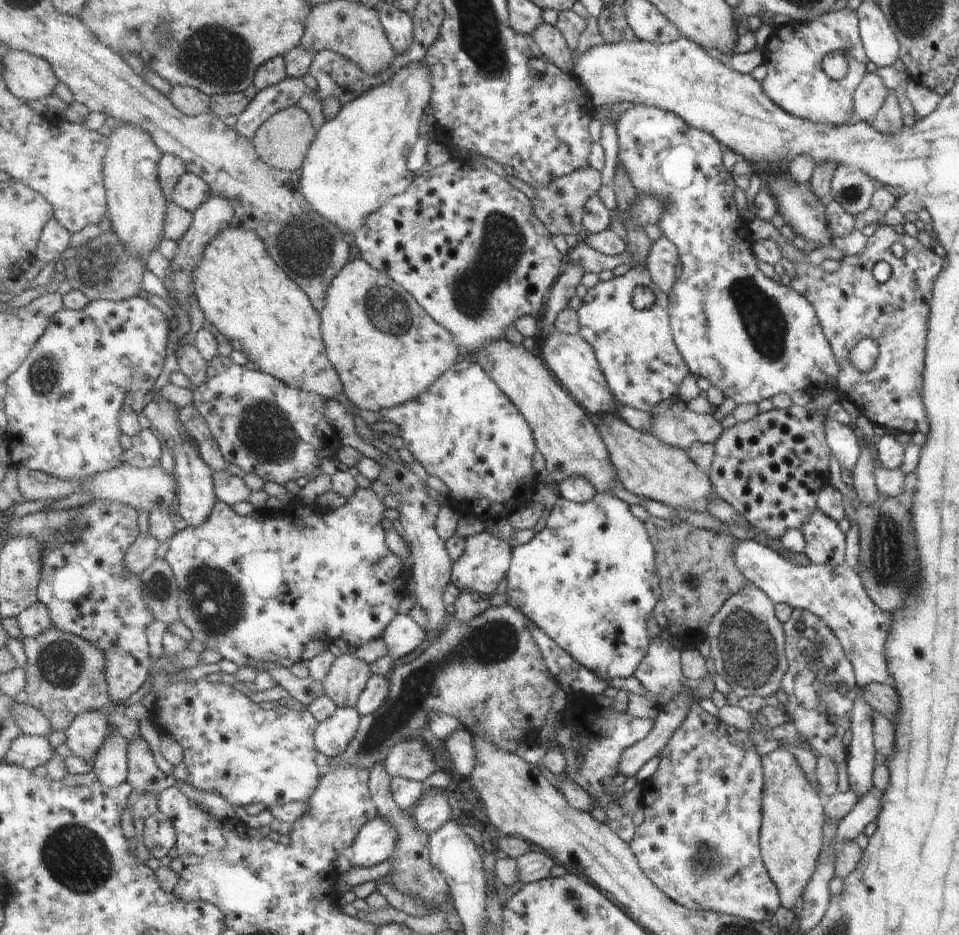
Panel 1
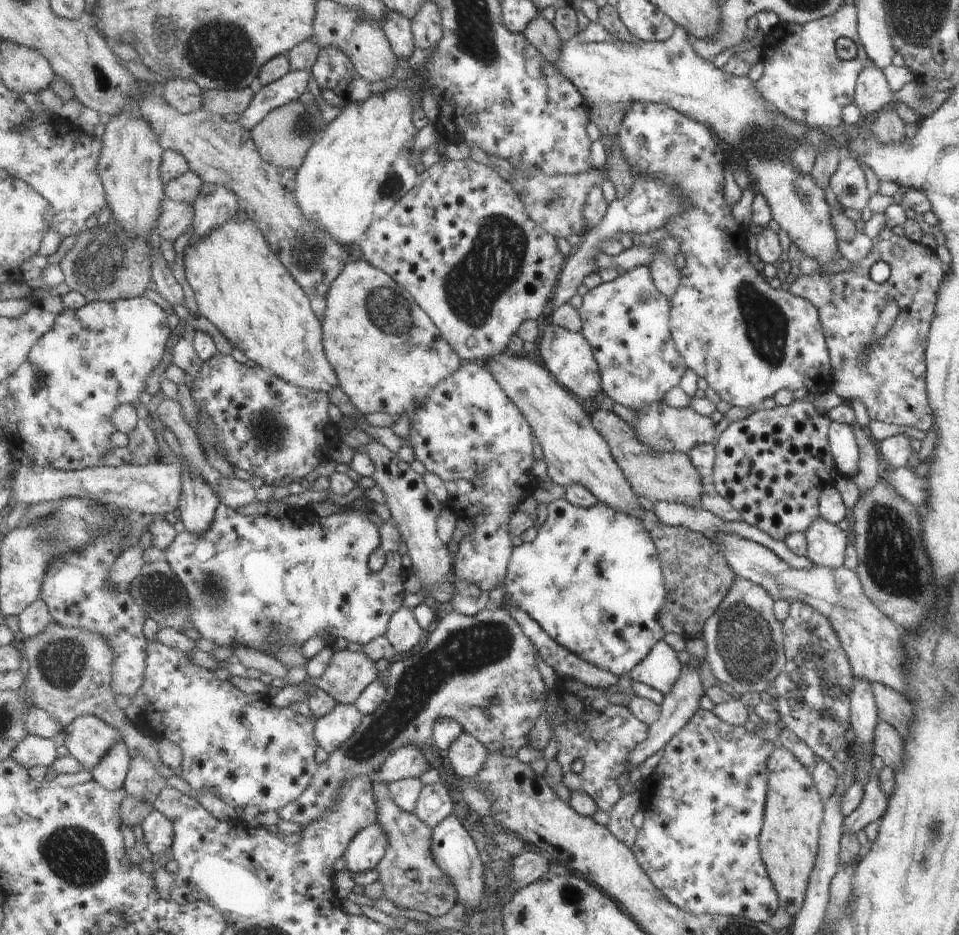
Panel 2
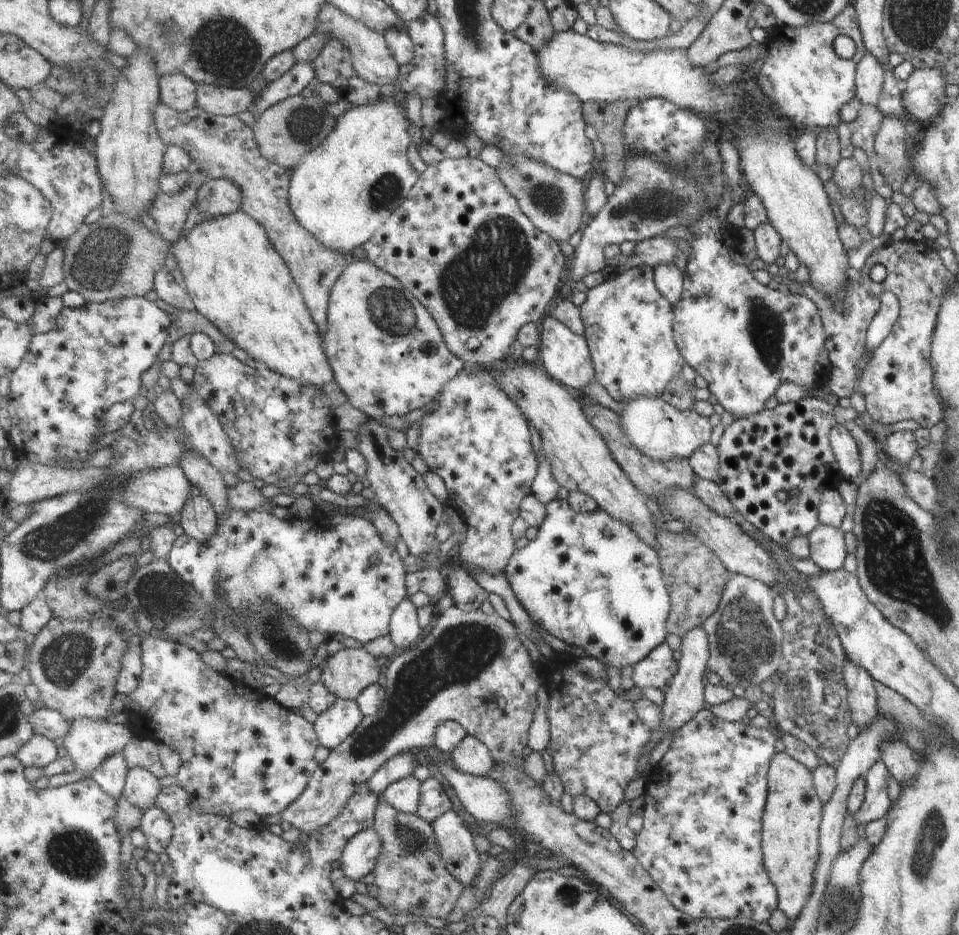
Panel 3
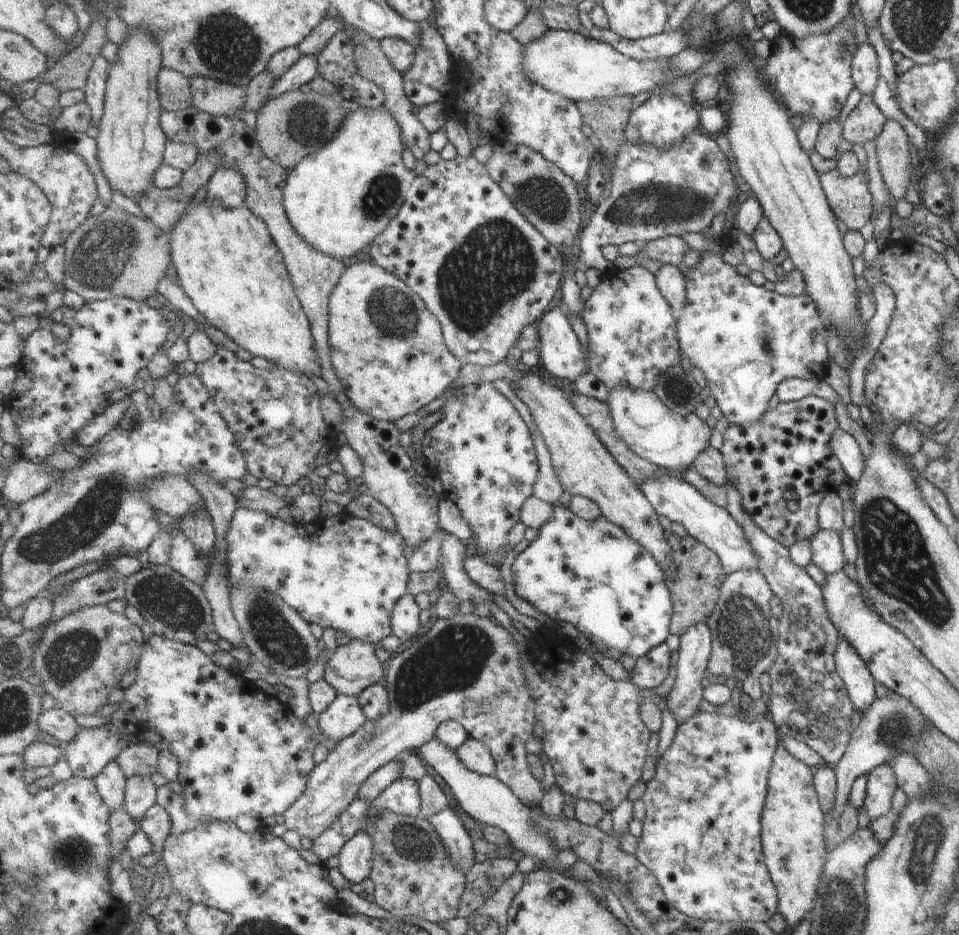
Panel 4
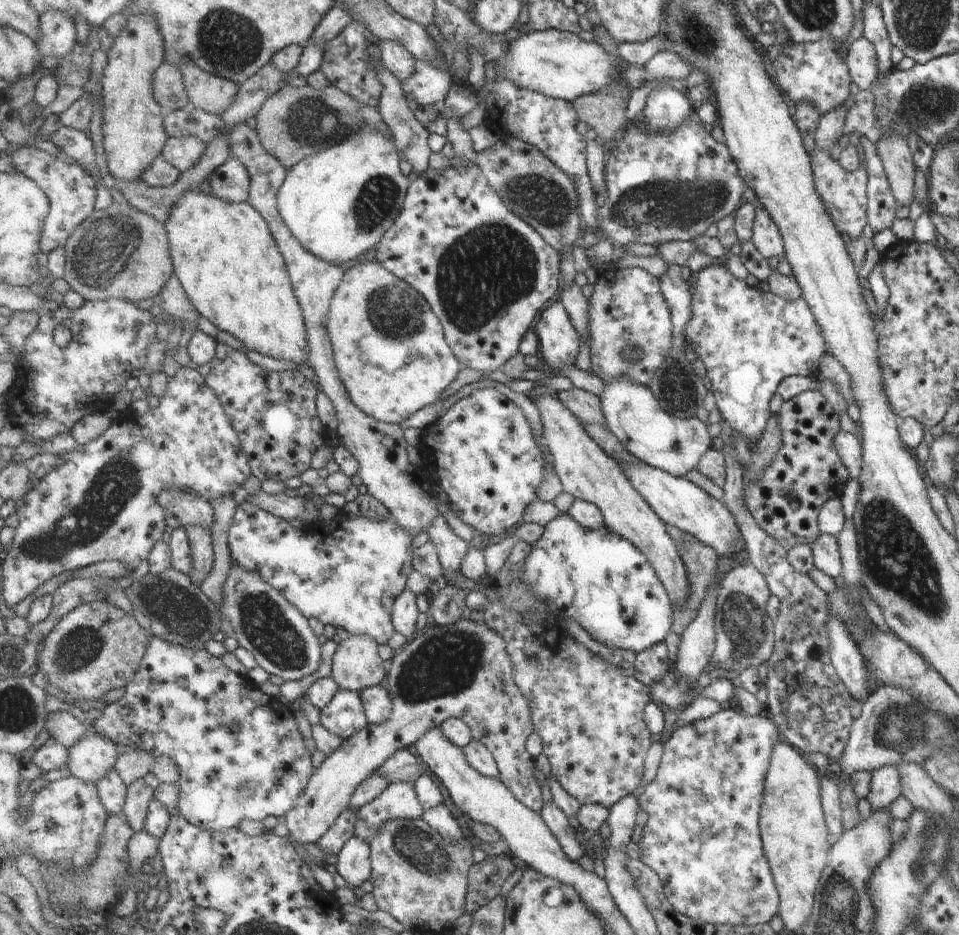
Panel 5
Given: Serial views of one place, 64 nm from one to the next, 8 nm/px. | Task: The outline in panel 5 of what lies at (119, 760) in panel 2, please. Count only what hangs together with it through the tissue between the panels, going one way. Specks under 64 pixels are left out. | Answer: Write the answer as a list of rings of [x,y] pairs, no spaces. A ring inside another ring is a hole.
[[[113,768],[109,774],[97,785],[99,798],[106,807],[106,814],[110,816],[123,816],[125,814],[126,794],[128,786],[123,782],[119,772]]]

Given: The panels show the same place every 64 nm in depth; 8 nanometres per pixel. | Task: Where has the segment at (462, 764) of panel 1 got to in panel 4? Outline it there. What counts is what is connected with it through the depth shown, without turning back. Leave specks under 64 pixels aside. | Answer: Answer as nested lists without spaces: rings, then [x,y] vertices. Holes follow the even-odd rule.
[[[470,736],[456,751],[469,770],[487,776],[495,776],[497,773],[490,748],[480,740]]]

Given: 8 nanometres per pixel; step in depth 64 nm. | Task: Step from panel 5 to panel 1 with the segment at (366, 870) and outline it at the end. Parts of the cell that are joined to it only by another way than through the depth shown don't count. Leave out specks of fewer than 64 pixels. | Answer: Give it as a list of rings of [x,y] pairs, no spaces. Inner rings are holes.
[[[379,814],[359,831],[349,851],[353,866],[377,866],[389,859],[397,848],[399,829],[394,822]]]

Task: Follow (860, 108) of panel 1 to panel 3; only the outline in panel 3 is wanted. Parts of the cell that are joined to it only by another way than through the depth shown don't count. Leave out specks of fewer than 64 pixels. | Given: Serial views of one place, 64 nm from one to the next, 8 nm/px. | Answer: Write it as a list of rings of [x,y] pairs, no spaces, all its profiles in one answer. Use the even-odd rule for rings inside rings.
[[[865,52],[855,67],[854,96],[862,105],[876,107],[882,96],[883,73],[880,64]]]

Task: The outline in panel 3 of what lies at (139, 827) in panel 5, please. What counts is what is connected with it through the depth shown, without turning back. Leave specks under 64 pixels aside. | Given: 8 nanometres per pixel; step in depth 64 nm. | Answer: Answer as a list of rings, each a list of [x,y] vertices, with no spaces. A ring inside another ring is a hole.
[[[133,767],[128,770],[124,795],[145,812],[155,806],[161,789],[159,777],[145,767]]]

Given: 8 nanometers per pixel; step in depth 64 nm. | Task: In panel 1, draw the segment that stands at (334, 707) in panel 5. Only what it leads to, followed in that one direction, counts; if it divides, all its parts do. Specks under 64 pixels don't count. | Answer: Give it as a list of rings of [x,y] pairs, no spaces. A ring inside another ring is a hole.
[[[338,708],[328,720],[319,723],[316,730],[318,752],[330,760],[342,755],[362,725],[362,715],[355,708]]]

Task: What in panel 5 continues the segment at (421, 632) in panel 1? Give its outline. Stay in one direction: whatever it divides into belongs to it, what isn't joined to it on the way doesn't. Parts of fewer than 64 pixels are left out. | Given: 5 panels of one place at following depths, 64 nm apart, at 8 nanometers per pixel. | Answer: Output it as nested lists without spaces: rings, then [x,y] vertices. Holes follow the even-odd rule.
[[[409,588],[394,602],[392,621],[397,633],[405,635],[411,641],[417,632],[419,608],[417,608],[417,595]]]

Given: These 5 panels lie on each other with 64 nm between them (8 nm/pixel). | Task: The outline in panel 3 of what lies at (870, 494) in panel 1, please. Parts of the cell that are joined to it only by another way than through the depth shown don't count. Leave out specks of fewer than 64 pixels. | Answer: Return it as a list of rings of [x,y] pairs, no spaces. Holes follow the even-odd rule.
[[[849,421],[842,425],[853,437],[855,444],[857,444],[861,468],[858,477],[851,481],[855,486],[859,486],[860,483],[870,476],[872,470],[878,464],[877,450],[880,450],[882,446],[875,441],[872,434],[858,421]]]

